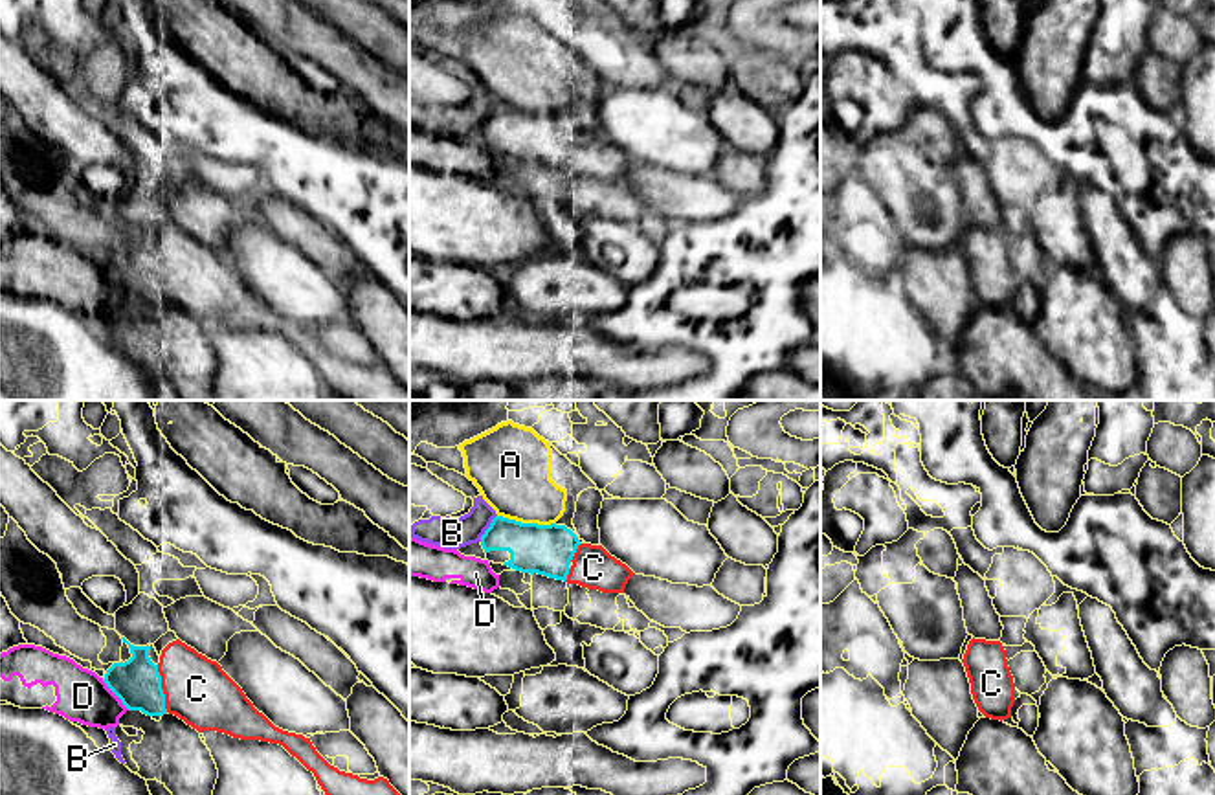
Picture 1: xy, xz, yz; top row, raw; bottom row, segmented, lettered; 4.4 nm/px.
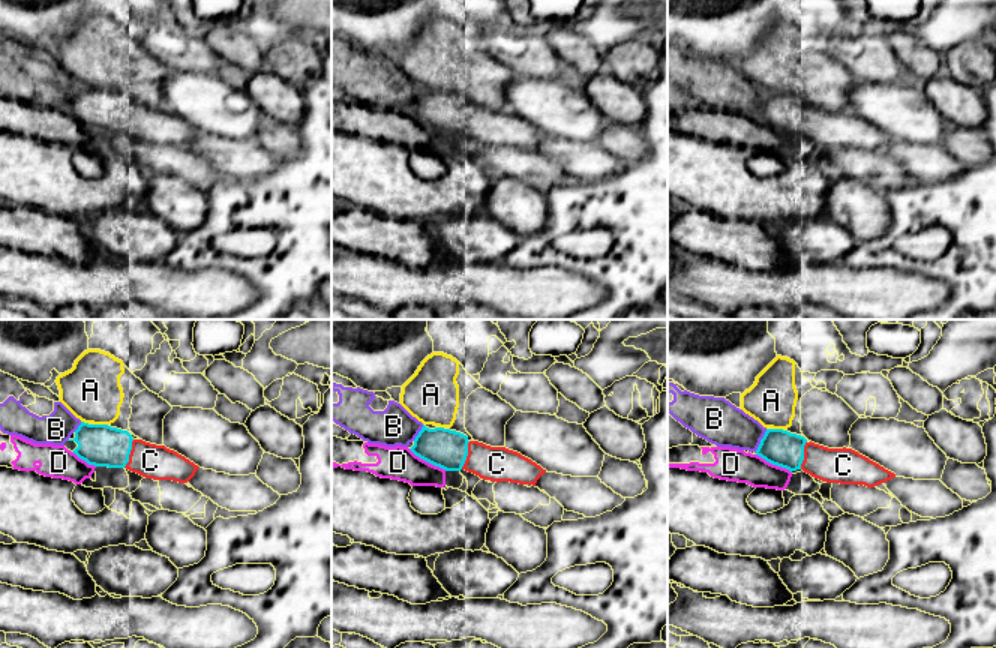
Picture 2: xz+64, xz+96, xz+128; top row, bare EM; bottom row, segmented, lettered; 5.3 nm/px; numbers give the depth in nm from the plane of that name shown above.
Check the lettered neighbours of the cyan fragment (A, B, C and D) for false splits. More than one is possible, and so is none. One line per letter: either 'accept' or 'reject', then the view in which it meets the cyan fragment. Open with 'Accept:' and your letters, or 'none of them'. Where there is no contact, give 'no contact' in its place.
Accept: C
A: reject; contact in xz
B: reject; contact in xz
C: accept; contact in xy
D: reject; contact in xy

